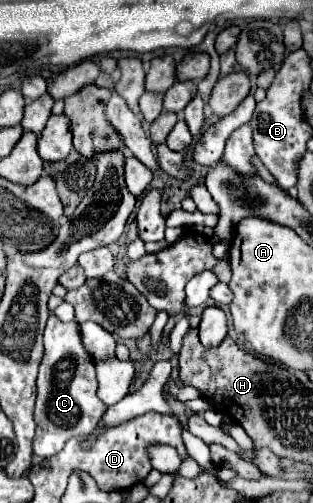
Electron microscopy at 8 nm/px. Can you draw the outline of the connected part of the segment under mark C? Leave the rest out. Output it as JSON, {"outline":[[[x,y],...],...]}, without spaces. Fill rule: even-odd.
{"outline":[[[51,313],[45,327],[45,355],[37,377],[37,433],[33,439],[33,453],[41,459],[57,455],[71,437],[89,435],[105,409],[107,405],[97,397],[95,361],[83,347],[79,323],[63,323]]]}

